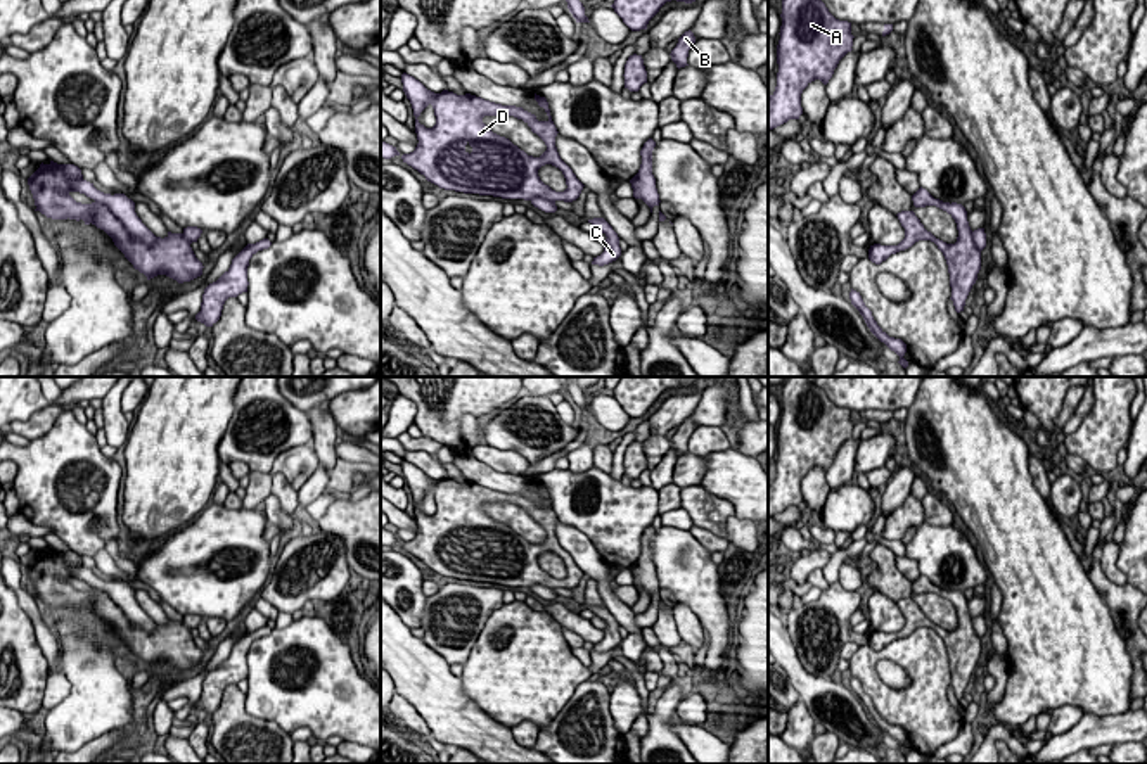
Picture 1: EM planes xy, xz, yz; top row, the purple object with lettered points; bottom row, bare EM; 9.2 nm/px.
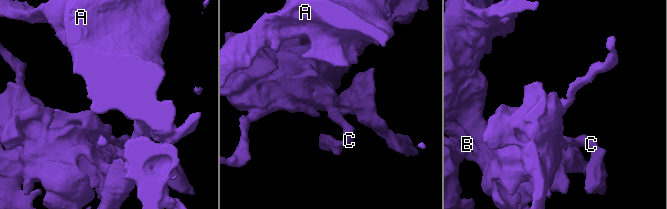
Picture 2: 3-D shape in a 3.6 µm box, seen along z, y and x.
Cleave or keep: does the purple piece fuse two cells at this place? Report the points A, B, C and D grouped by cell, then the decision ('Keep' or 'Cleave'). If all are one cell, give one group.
Groups: A C D / B. Cleave

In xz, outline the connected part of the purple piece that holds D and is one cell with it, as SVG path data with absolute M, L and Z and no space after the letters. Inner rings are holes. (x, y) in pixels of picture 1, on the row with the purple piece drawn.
M407 73L401 74L401 83L403 92L413 109L419 143L413 152L401 156L396 147L381 140L381 157L391 159L400 156L403 162L424 175L427 181L445 190L524 201L541 197L554 202L573 202L580 197L585 185L576 178L573 169L561 159L557 152L555 137L559 131L552 121L545 97L535 93L535 100L540 107L545 109L548 116L547 121L538 121L535 114L524 111L522 107L495 104L471 93L457 95L448 90L434 93ZM429 104L433 105L436 116L436 124L433 128L426 128L417 119ZM498 114L509 114L522 119L531 128L531 131L545 142L547 150L540 157L533 157L514 145L509 138L493 133L483 123L483 118ZM545 164L552 164L562 171L567 185L564 192L555 192L540 180L538 169Z

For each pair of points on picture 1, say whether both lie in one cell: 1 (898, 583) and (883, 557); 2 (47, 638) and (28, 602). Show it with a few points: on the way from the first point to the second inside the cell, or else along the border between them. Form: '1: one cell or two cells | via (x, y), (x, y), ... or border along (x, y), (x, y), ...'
1: one cell | via (891, 576), (884, 564)
2: one cell | via (40, 630), (32, 611)

